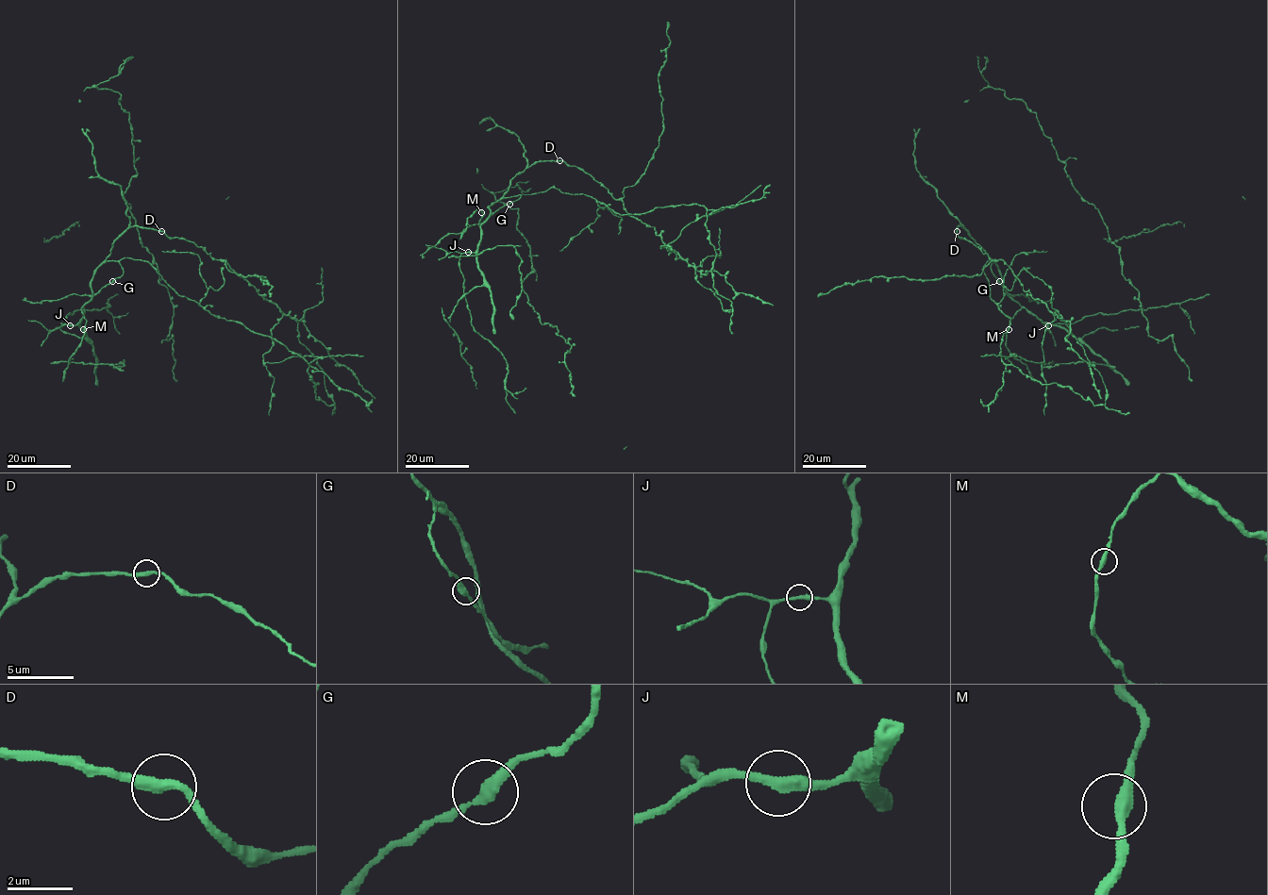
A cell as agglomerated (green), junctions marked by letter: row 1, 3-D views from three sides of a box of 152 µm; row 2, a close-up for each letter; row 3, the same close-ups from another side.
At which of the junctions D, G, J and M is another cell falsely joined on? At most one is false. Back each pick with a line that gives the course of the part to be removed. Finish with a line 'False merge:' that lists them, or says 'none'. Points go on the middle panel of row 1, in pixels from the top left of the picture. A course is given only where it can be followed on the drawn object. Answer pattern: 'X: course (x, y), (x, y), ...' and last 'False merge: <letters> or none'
False merge: none

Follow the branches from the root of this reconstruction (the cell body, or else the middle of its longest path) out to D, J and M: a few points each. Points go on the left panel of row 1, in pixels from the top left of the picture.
D: (83, 306), (92, 295), (94, 270), (122, 234), (135, 225), (161, 231)
J: (83, 306), (82, 320), (70, 325)
M: (83, 306), (81, 308), (86, 321), (83, 329)

